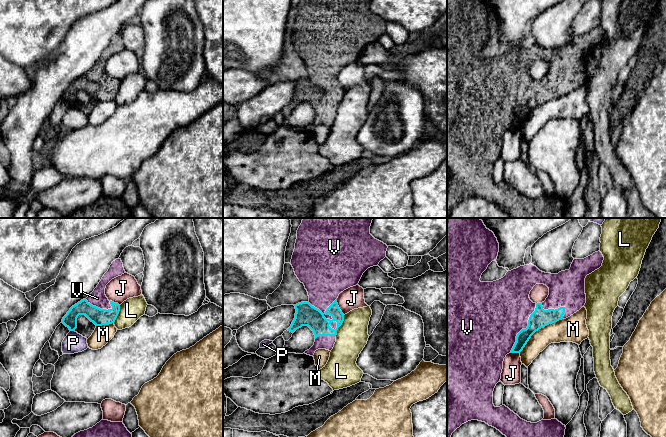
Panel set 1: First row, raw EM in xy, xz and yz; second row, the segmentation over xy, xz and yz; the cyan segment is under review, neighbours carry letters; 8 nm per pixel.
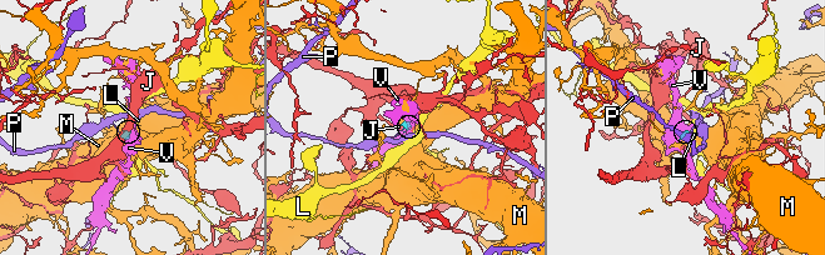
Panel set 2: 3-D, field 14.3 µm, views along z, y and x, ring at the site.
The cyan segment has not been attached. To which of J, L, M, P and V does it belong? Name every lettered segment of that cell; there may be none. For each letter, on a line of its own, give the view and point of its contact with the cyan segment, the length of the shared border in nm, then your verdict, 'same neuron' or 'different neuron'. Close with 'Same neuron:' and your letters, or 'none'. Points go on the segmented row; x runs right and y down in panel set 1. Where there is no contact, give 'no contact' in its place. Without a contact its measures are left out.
J: xz (338, 307) | 140 nm | different neuron
L: xz (341, 324) | 180 nm | different neuron
M: yz (538, 329) | 440 nm | different neuron
P: xy (72, 330) | 30 nm | different neuron
V: xz (323, 316) | 320 nm | same neuron
Same neuron: V

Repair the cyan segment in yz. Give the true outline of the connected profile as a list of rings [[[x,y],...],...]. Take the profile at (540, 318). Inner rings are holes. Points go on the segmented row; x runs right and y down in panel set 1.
[[[447,218],[447,437],[451,437],[452,433],[457,428],[471,420],[485,422],[489,426],[499,430],[506,437],[564,437],[566,427],[555,418],[551,420],[541,420],[537,423],[531,423],[521,419],[505,405],[495,407],[493,404],[493,391],[496,384],[500,382],[503,361],[507,354],[520,353],[536,331],[549,324],[570,317],[585,305],[585,278],[587,275],[591,274],[602,266],[604,257],[602,253],[598,251],[584,259],[574,259],[569,270],[561,271],[558,274],[542,272],[532,264],[524,265],[508,271],[506,275],[499,280],[493,282],[481,282],[480,278],[482,273],[487,269],[488,265],[492,261],[497,259],[498,252],[499,243],[497,238],[492,231],[486,228],[482,220],[478,218]],[[536,284],[544,284],[549,288],[549,295],[546,300],[537,304],[533,303],[529,298],[530,291]]]

